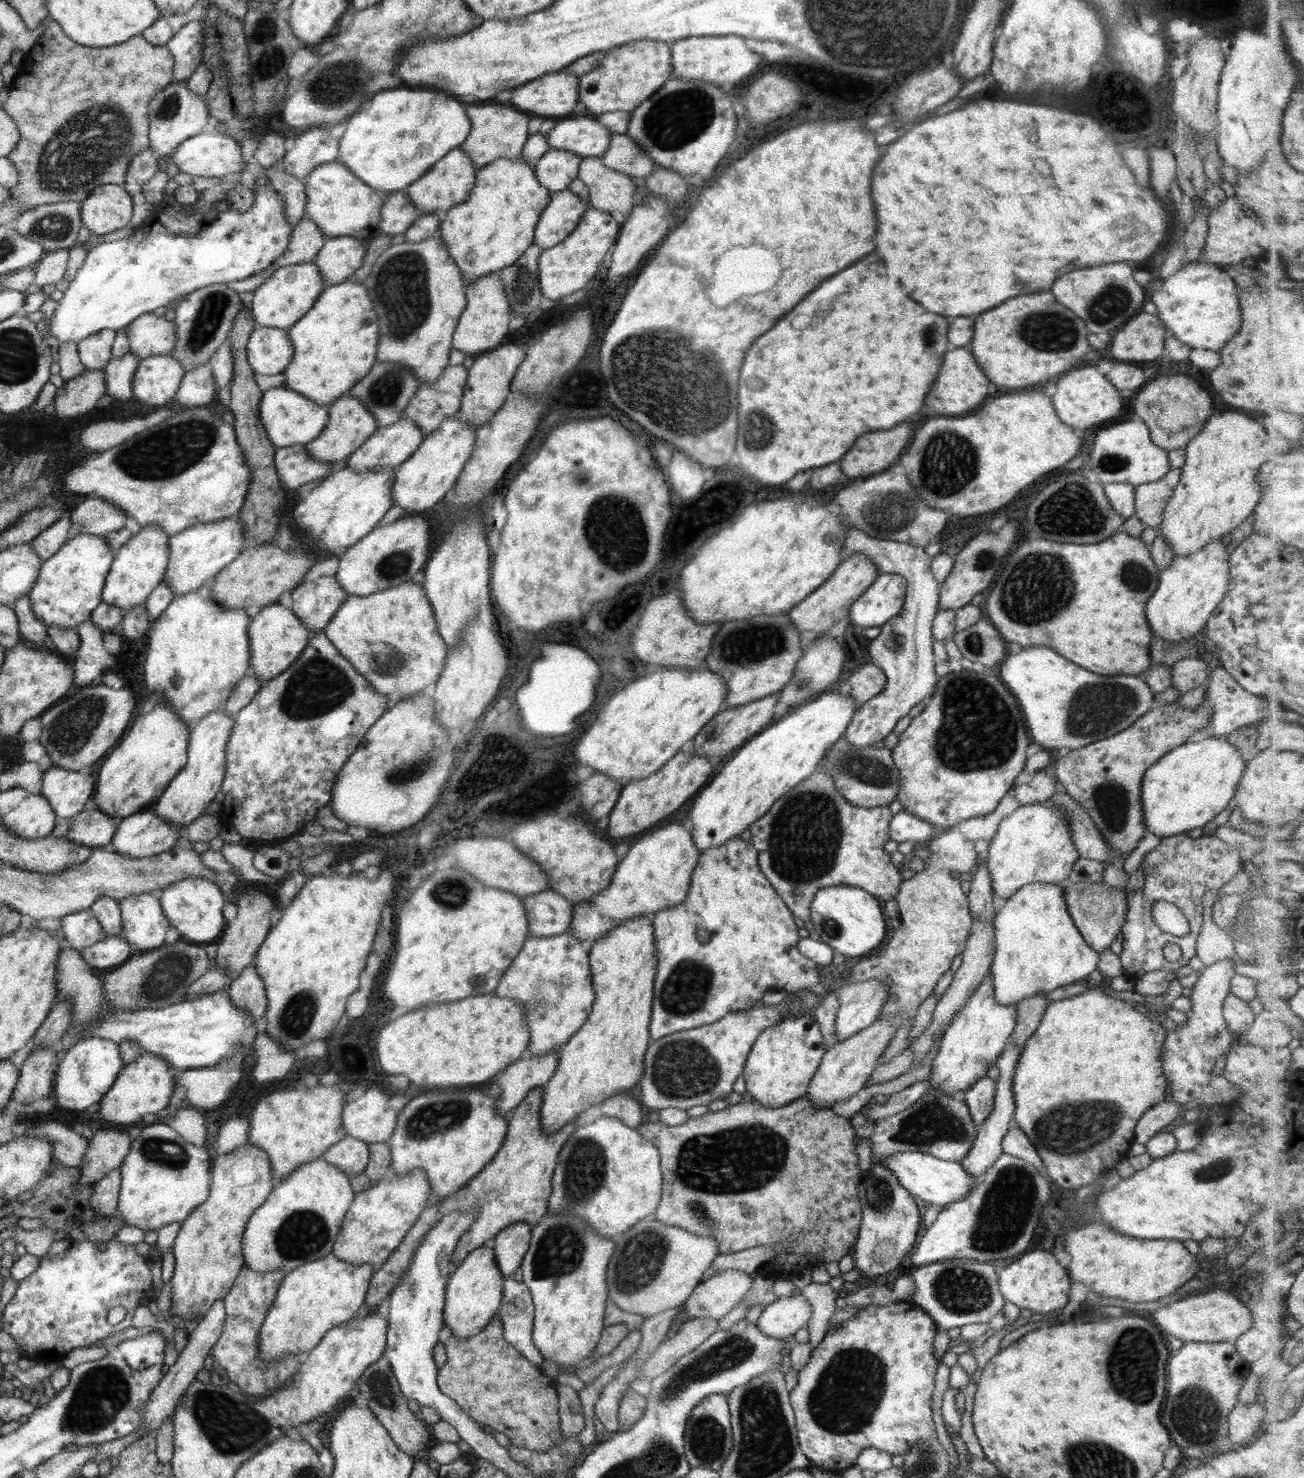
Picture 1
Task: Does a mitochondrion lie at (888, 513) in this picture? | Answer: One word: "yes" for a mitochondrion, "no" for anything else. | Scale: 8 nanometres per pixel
yes

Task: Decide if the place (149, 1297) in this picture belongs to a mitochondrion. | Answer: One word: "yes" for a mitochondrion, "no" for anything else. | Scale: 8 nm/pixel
no

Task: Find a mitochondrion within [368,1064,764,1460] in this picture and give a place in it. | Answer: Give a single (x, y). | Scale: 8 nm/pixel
(732, 1351)

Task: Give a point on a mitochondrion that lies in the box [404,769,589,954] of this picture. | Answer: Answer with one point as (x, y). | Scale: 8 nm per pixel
(451, 893)

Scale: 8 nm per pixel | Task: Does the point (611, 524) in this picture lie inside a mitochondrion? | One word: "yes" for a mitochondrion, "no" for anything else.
yes

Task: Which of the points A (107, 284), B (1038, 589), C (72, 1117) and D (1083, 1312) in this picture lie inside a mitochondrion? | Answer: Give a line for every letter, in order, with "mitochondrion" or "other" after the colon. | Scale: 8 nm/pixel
A: other
B: mitochondrion
C: other
D: other

